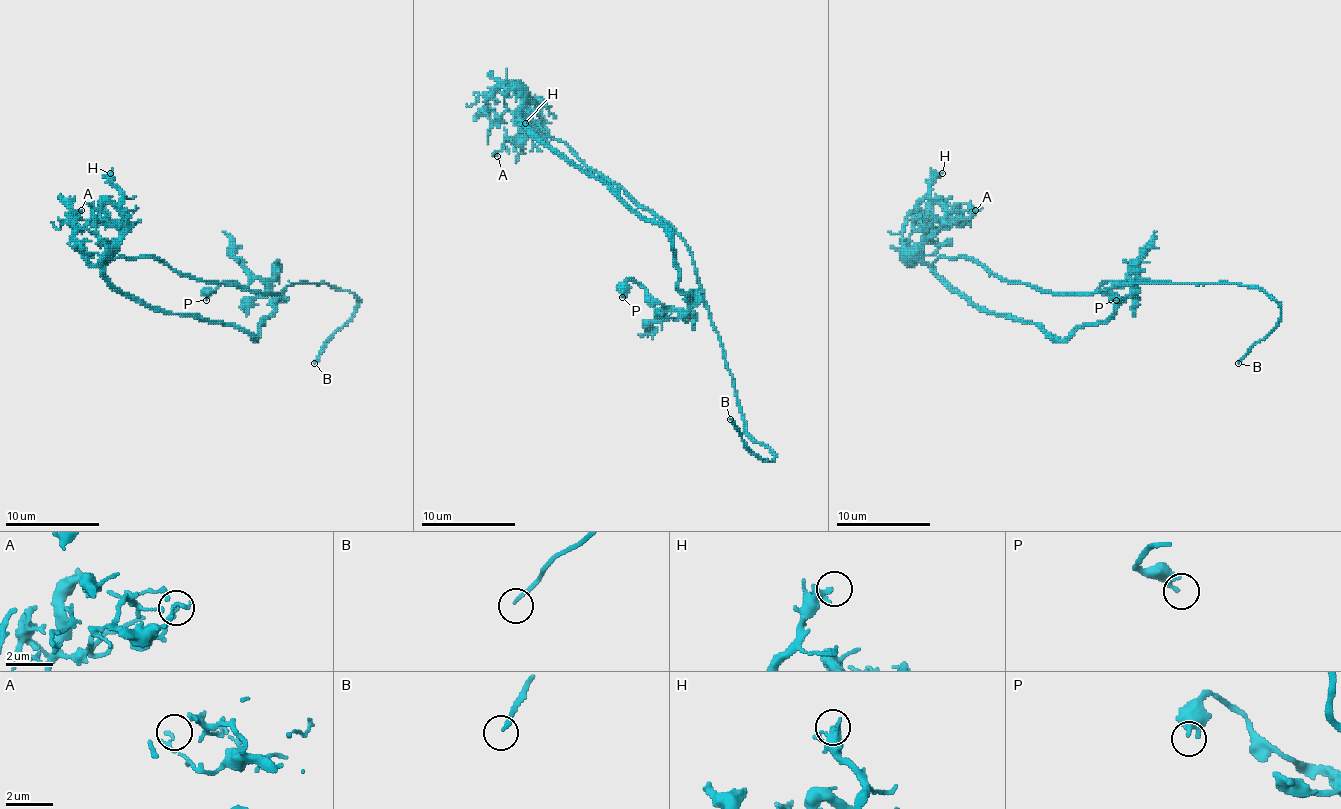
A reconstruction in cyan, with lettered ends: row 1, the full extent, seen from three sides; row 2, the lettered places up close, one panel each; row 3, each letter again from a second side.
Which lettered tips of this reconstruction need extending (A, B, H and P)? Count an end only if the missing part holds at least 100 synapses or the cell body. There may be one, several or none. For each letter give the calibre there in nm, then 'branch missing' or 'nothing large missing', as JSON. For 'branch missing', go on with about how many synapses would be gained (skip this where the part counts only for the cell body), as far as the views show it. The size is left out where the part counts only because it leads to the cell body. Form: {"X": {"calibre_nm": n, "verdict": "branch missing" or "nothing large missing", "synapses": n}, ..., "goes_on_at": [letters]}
{"A": {"calibre_nm": 160, "verdict": "nothing large missing"}, "B": {"calibre_nm": 150, "verdict": "branch missing"}, "H": {"calibre_nm": 220, "verdict": "nothing large missing"}, "P": {"calibre_nm": 320, "verdict": "nothing large missing"}, "goes_on_at": ["B"]}

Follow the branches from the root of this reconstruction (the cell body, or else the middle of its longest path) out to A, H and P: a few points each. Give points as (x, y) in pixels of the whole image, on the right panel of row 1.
A: (973, 262), (937, 257), (928, 264), (923, 246), (940, 229), (968, 222), (975, 210)
H: (973, 262), (966, 257), (937, 257), (928, 264), (923, 260), (923, 224), (919, 215), (919, 201), (942, 173)
P: (973, 262), (940, 257), (933, 271), (980, 309), (1062, 340), (1104, 323), (1130, 278), (1100, 288), (1116, 300)

